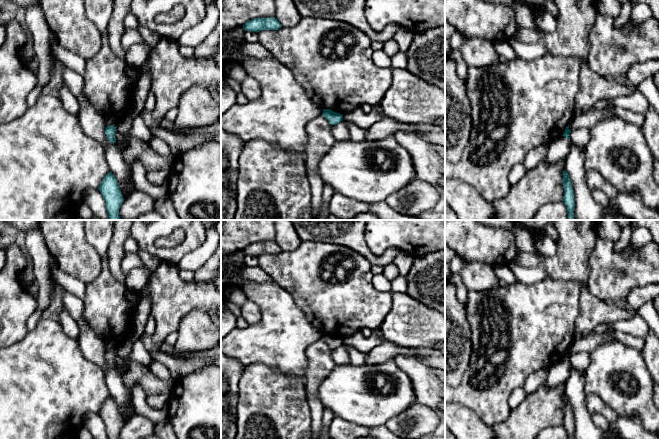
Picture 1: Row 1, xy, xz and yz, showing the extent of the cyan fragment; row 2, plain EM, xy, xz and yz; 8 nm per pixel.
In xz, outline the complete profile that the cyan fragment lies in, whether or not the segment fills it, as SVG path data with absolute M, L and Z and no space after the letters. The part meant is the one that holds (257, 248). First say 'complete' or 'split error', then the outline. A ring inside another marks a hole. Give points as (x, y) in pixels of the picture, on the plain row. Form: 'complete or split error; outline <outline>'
complete; outline M275 241L254 242L243 249L245 255L260 256L262 254L278 254L282 251Z

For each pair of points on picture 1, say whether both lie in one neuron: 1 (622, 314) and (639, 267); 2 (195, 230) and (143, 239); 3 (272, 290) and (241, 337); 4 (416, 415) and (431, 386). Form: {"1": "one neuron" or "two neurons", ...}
{"1": "two neurons", "2": "one neuron", "3": "one neuron", "4": "two neurons"}

